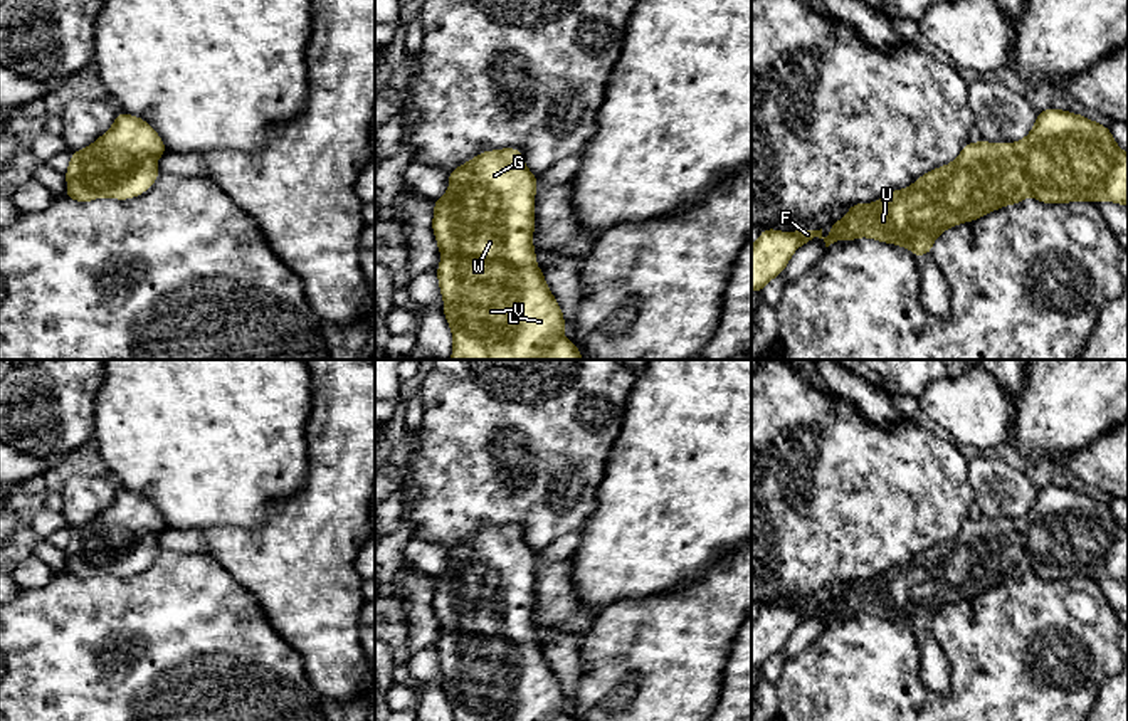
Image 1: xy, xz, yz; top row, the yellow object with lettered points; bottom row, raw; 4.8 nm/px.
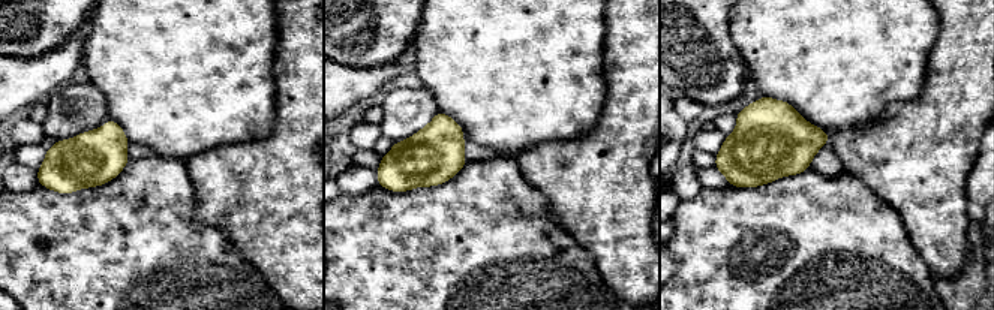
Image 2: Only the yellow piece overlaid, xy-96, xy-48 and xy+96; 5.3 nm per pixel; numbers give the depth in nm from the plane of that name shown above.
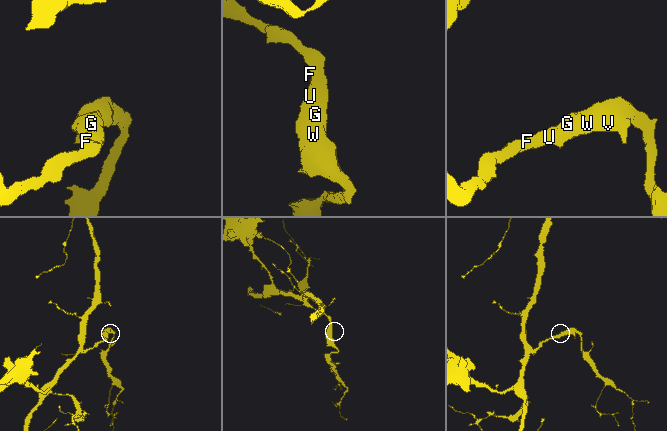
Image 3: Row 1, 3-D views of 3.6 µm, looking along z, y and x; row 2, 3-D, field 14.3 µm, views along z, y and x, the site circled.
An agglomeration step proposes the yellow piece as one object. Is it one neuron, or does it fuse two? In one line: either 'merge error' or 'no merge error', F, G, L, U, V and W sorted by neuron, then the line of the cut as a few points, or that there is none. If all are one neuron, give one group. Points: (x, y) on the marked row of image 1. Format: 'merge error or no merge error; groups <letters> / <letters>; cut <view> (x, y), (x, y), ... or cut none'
no merge error; groups F G L U V W; cut none

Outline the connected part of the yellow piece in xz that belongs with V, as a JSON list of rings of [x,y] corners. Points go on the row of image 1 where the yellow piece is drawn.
[[[503,148],[449,171],[447,193],[434,200],[432,230],[442,255],[437,281],[454,341],[451,360],[583,360],[561,334],[565,316],[535,264],[536,187],[521,150]]]

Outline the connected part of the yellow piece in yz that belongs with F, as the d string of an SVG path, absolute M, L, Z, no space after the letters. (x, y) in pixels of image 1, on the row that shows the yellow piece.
M1051 106L1037 113L1032 131L1017 143L968 141L957 160L921 175L913 185L893 190L872 203L851 205L842 220L827 225L832 229L830 237L824 237L822 229L797 232L763 229L751 245L751 291L762 292L773 277L783 274L793 252L814 237L822 239L825 247L835 240L869 237L906 247L921 257L931 252L933 240L948 227L973 222L1030 195L1041 203L1081 200L1128 207L1128 153L1116 145L1108 126Z

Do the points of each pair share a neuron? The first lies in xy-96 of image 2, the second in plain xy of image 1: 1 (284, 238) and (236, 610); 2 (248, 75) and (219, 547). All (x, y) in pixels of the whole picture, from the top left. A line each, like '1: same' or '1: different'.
1: different
2: different

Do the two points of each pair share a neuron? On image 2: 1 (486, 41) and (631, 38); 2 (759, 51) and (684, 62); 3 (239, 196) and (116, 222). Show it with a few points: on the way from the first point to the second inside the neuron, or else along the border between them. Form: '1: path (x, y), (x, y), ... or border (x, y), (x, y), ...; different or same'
1: border (606, 15), (604, 74); different
2: border (727, 21), (730, 38), (750, 78); different
3: border (186, 171), (194, 189), (195, 214), (219, 229); different

